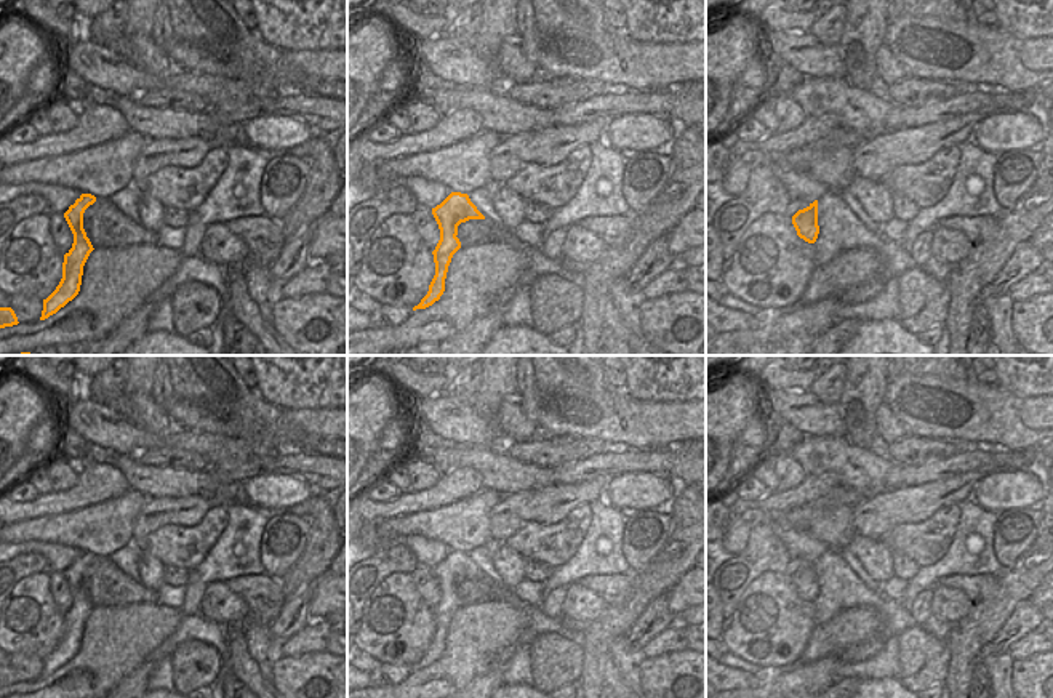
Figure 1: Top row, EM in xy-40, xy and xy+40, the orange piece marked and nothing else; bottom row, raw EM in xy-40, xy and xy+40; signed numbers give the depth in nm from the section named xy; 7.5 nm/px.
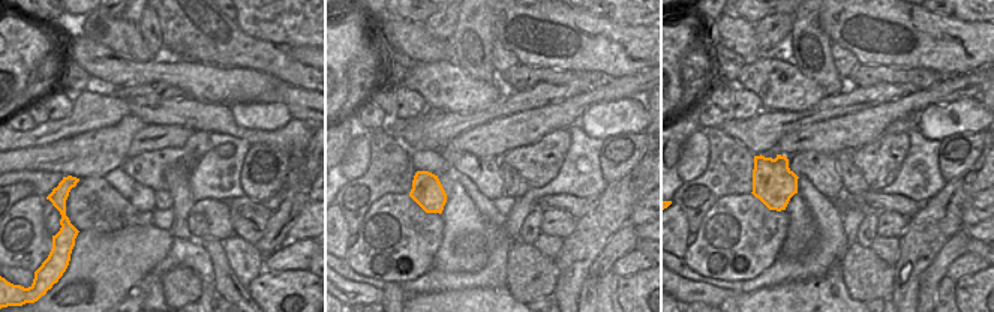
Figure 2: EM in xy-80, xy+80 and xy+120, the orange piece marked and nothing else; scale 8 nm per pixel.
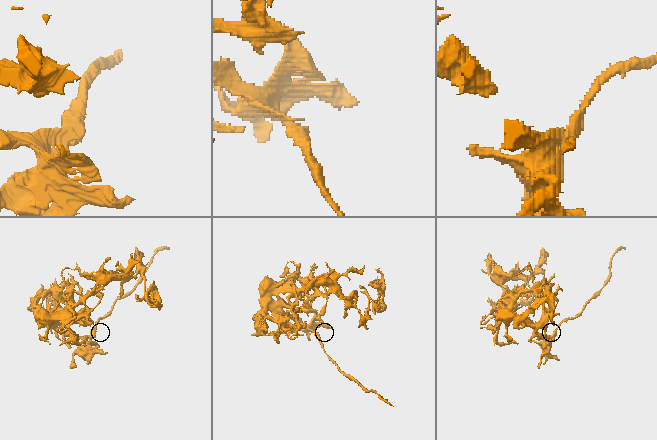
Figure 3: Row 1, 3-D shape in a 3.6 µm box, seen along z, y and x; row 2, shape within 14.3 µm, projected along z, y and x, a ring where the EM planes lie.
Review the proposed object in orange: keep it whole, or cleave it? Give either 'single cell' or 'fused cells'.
fused cells

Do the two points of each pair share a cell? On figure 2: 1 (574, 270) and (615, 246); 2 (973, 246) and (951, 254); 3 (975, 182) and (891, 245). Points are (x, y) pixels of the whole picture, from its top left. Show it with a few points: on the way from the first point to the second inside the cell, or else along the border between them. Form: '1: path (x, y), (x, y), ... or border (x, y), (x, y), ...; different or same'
1: border (618, 230), (589, 266), (580, 288); different
2: border (970, 240), (966, 251); different
3: border (898, 239), (898, 258), (892, 266); different

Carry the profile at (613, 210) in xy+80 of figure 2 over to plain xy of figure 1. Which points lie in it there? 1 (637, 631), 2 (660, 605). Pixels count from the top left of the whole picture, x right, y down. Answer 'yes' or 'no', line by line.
1: no
2: no

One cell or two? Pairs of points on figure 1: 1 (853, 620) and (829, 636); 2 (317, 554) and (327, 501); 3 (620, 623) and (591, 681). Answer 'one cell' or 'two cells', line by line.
1: one cell
2: one cell
3: one cell

